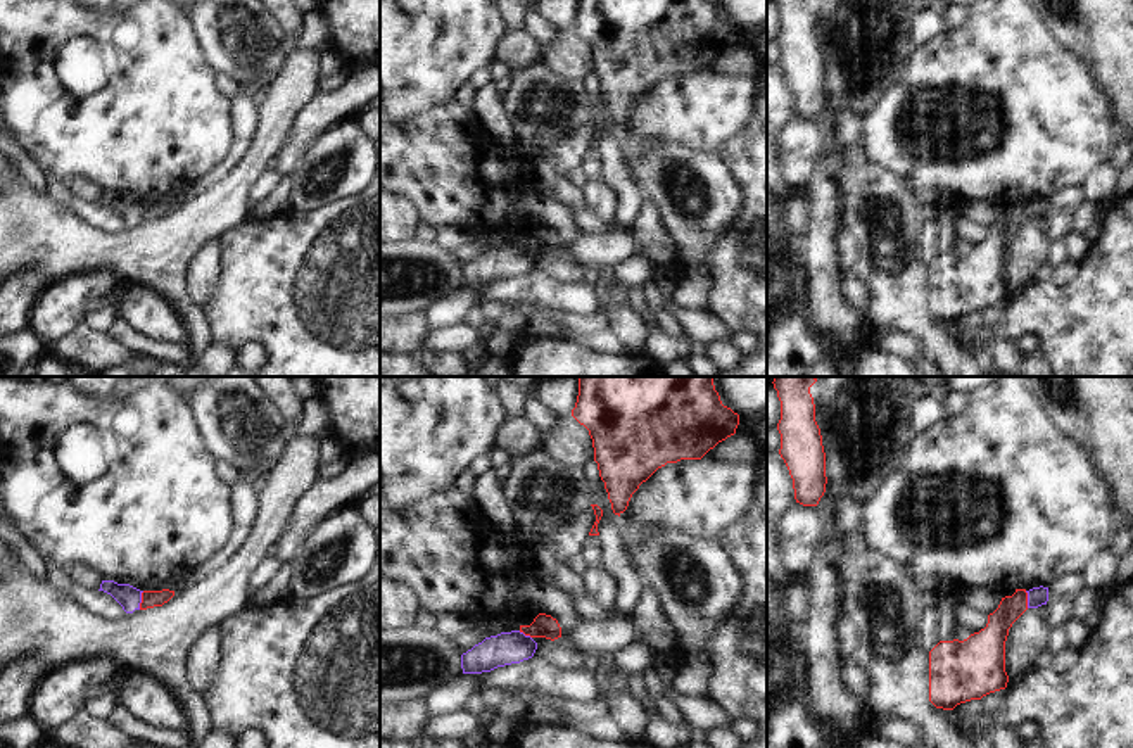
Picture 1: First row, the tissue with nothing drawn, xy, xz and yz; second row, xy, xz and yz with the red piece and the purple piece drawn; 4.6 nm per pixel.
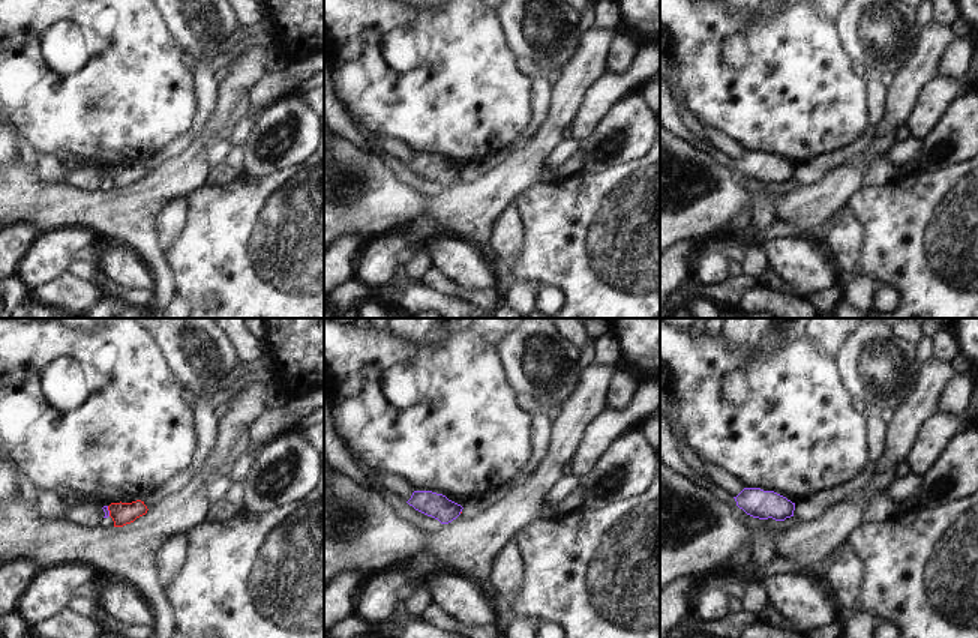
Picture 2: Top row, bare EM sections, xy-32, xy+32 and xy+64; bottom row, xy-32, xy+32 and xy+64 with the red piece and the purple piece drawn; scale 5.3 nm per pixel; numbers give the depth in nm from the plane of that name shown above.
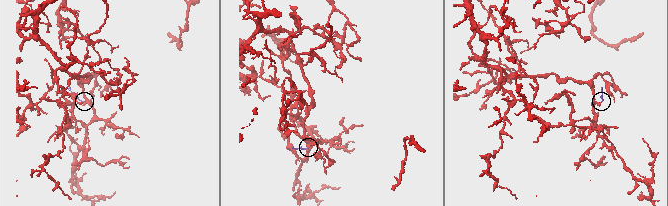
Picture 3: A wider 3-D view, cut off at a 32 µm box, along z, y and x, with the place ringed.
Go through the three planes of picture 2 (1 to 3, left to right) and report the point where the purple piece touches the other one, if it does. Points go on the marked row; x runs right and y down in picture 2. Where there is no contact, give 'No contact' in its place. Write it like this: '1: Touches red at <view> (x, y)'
1: Touches red at xy-32 (108, 509)
2: No contact
3: No contact.

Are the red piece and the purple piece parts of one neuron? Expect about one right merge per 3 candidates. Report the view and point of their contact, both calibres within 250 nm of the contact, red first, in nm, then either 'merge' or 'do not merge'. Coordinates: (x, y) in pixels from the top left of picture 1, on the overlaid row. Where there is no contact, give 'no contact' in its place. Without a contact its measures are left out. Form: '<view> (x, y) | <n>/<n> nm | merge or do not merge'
xy (142, 600) | 80/110 nm | do not merge

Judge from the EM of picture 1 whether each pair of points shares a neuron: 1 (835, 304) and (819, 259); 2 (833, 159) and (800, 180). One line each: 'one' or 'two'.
1: one
2: two

